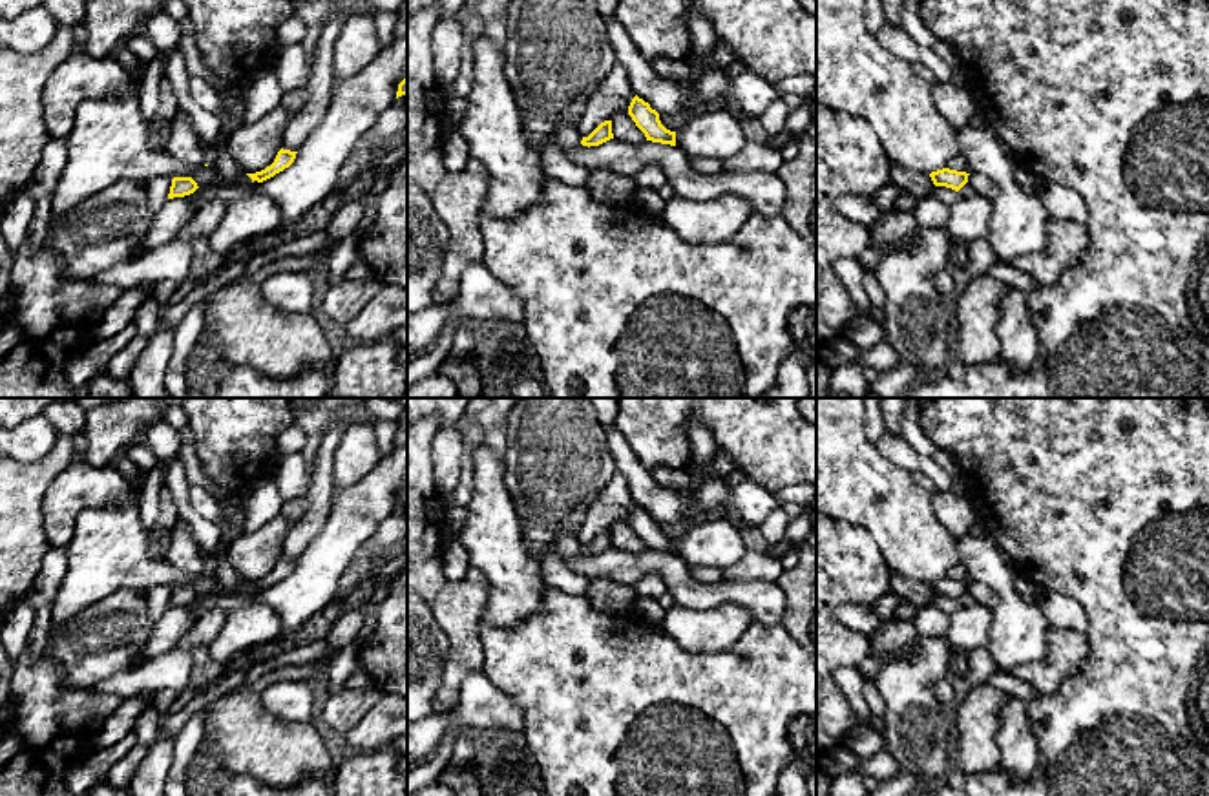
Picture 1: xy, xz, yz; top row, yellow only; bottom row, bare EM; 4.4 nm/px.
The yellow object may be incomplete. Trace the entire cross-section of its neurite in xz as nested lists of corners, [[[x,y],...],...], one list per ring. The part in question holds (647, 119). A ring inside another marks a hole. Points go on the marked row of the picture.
[[[637,95],[628,106],[628,115],[645,133],[647,141],[676,146],[676,131],[667,130],[659,120],[659,113]]]

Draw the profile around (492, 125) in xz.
[[[486,37],[473,44],[473,88],[457,130],[468,141],[469,157],[488,170],[486,215],[517,217],[541,201],[542,155],[557,142],[530,142],[506,77],[506,53]]]

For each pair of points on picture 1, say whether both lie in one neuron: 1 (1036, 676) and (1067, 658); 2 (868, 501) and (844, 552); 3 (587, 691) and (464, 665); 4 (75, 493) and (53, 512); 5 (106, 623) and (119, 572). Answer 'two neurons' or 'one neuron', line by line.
1: one neuron
2: two neurons
3: two neurons
4: one neuron
5: two neurons

